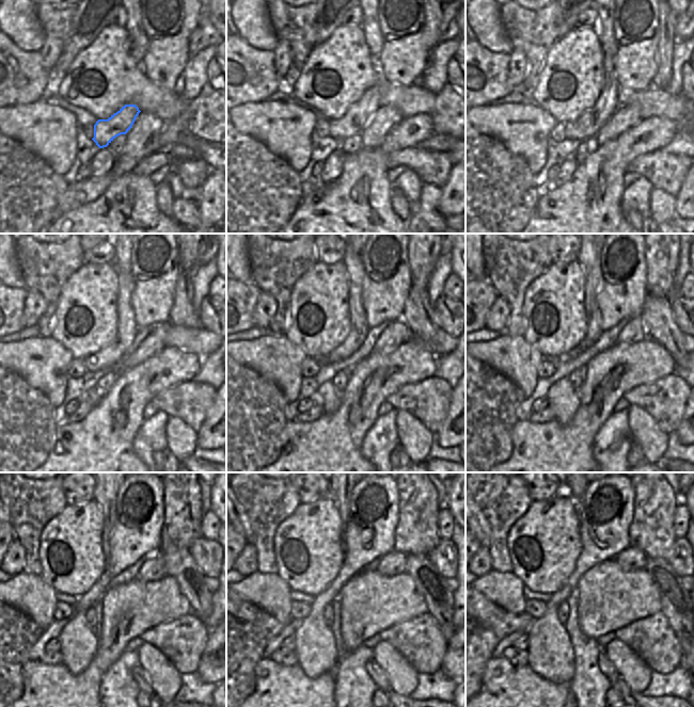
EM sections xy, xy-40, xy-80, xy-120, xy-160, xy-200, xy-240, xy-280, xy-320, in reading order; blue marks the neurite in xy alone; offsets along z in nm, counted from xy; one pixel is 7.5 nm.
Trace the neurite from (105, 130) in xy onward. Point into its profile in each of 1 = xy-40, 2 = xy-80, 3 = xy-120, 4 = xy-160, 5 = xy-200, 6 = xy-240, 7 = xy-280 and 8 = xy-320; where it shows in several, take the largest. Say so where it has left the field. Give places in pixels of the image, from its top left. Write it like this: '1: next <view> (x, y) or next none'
1: next xy-40 (356, 118)
2: next xy-80 (587, 125)
3: next xy-120 (106, 358)
4: next xy-160 (351, 261)
5: next xy-200 (588, 256)
6: next xy-240 (105, 494)
7: next xy-280 (341, 494)
8: next xy-320 (576, 494)

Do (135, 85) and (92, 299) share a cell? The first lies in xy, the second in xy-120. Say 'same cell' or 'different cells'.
same cell

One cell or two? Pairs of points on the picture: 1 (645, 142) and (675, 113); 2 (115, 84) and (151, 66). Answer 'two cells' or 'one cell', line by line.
1: two cells
2: two cells

